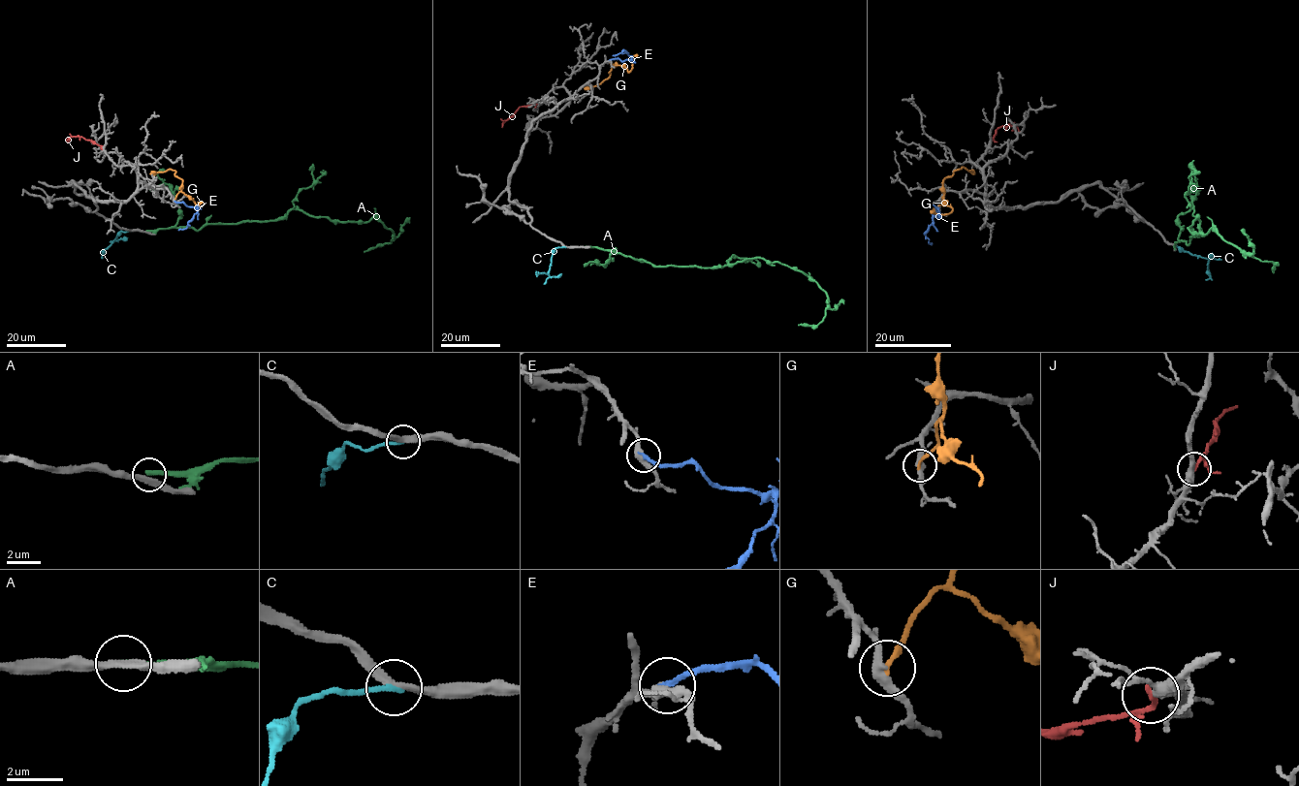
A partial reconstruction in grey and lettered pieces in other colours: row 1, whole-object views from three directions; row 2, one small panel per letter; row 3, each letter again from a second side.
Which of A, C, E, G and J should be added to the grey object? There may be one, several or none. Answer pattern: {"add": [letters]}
{"add": ["E"]}

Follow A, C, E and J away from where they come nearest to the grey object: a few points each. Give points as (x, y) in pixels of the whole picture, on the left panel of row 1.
A: (146, 231), (276, 221), (294, 208), (346, 222), (374, 217), (393, 237), (364, 252)
C: (131, 231), (120, 231), (102, 257)
E: (174, 201), (198, 208), (185, 228), (178, 230)
J: (103, 148), (77, 136), (71, 136), (67, 142)

